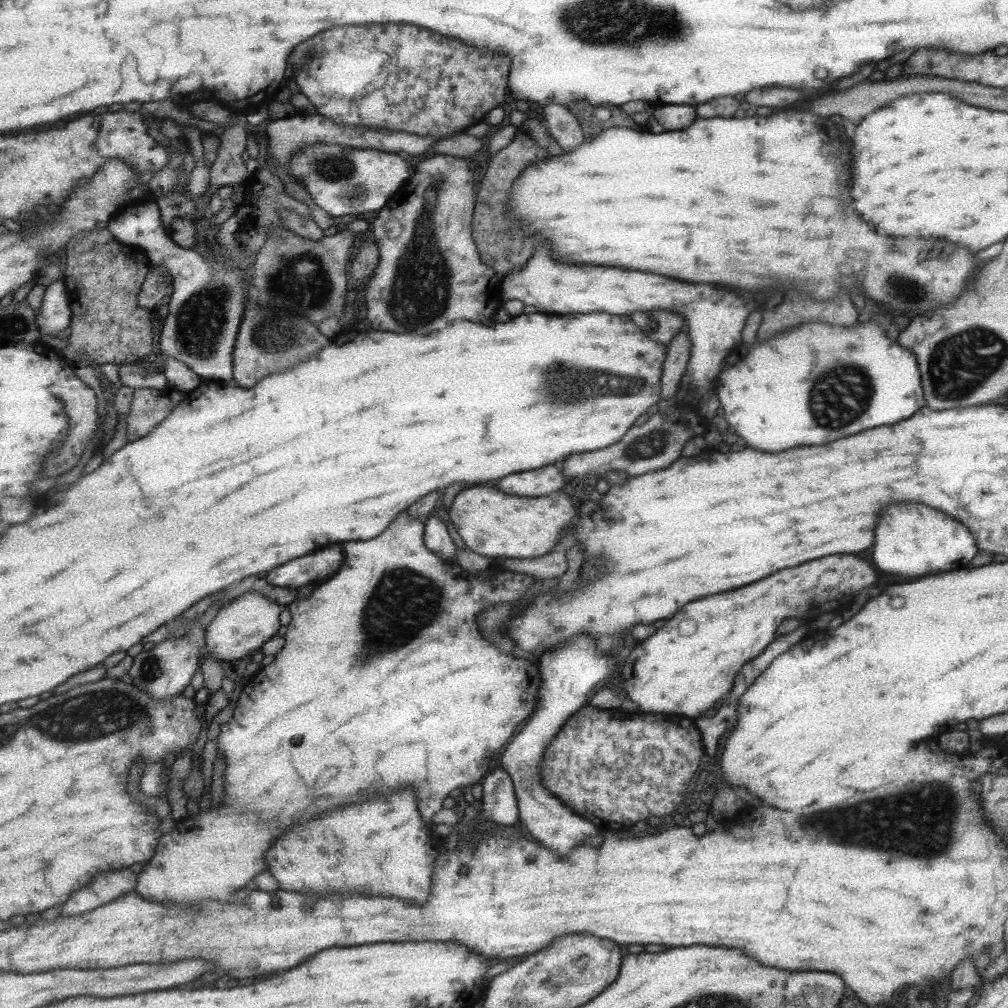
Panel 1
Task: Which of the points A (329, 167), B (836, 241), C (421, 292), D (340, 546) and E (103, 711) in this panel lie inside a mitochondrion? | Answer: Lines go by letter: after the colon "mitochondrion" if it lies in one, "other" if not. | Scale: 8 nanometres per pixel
A: mitochondrion
B: other
C: mitochondrion
D: other
E: mitochondrion

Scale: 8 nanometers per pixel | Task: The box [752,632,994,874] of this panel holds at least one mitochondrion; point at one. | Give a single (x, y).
(933, 838)

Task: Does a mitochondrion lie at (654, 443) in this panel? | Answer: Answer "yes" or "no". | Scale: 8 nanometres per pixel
yes

